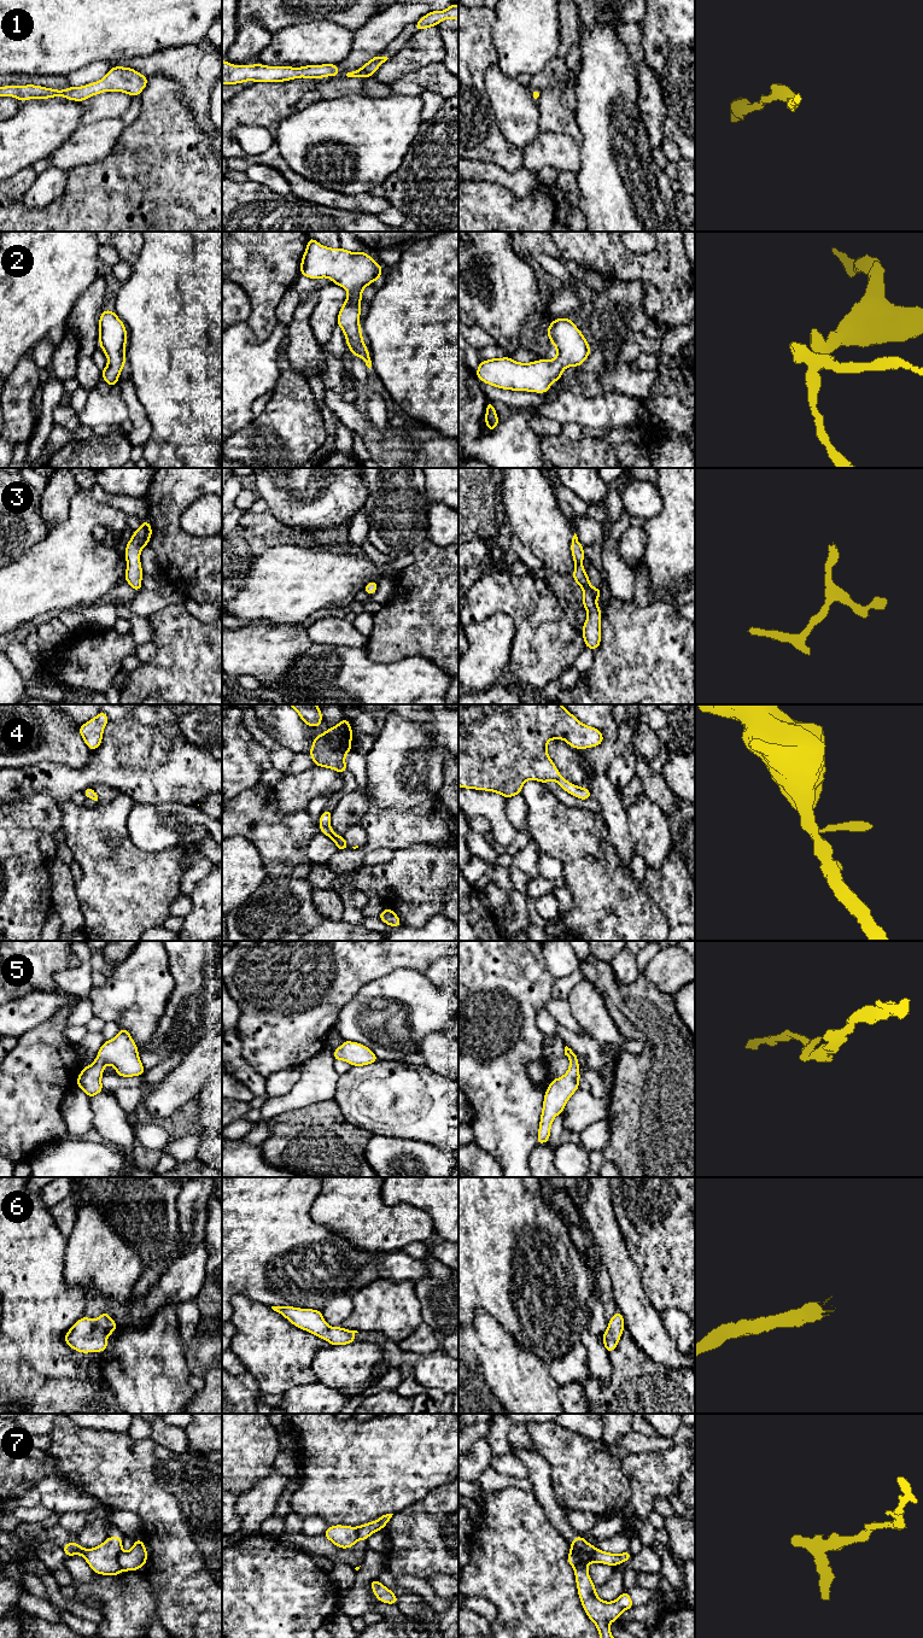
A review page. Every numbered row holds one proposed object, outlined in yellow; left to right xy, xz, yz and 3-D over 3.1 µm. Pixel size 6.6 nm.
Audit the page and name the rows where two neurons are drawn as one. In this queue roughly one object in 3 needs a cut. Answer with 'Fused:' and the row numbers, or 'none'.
Fused: 7

